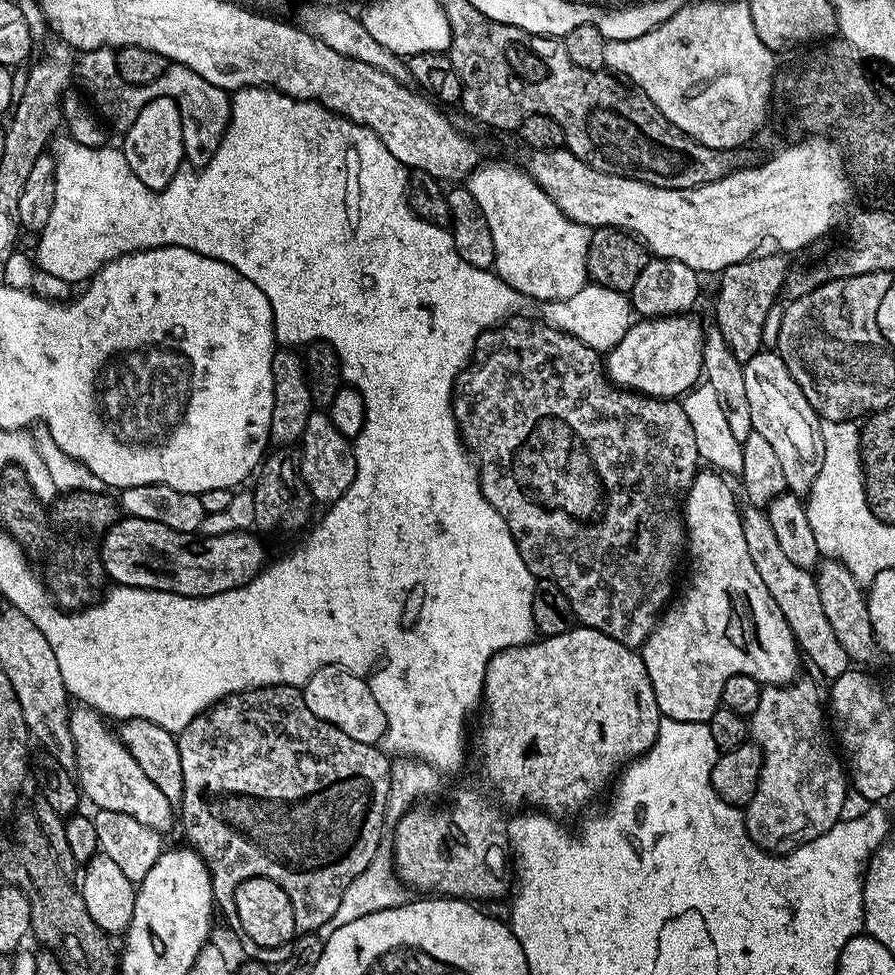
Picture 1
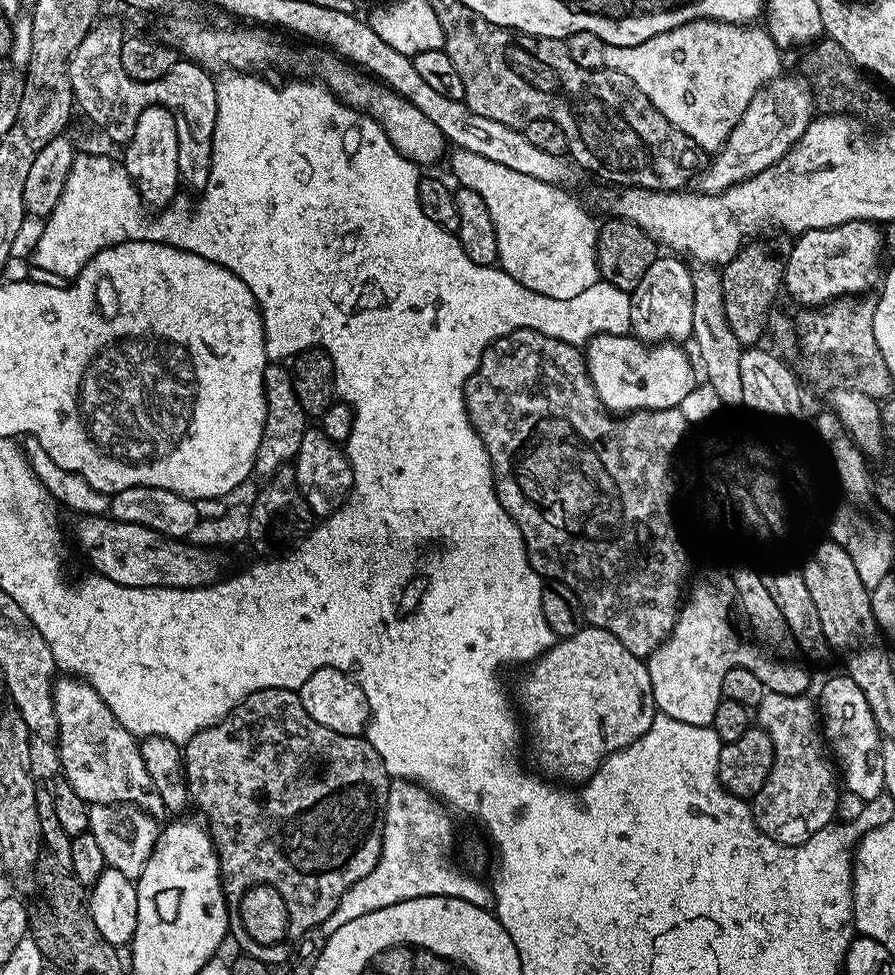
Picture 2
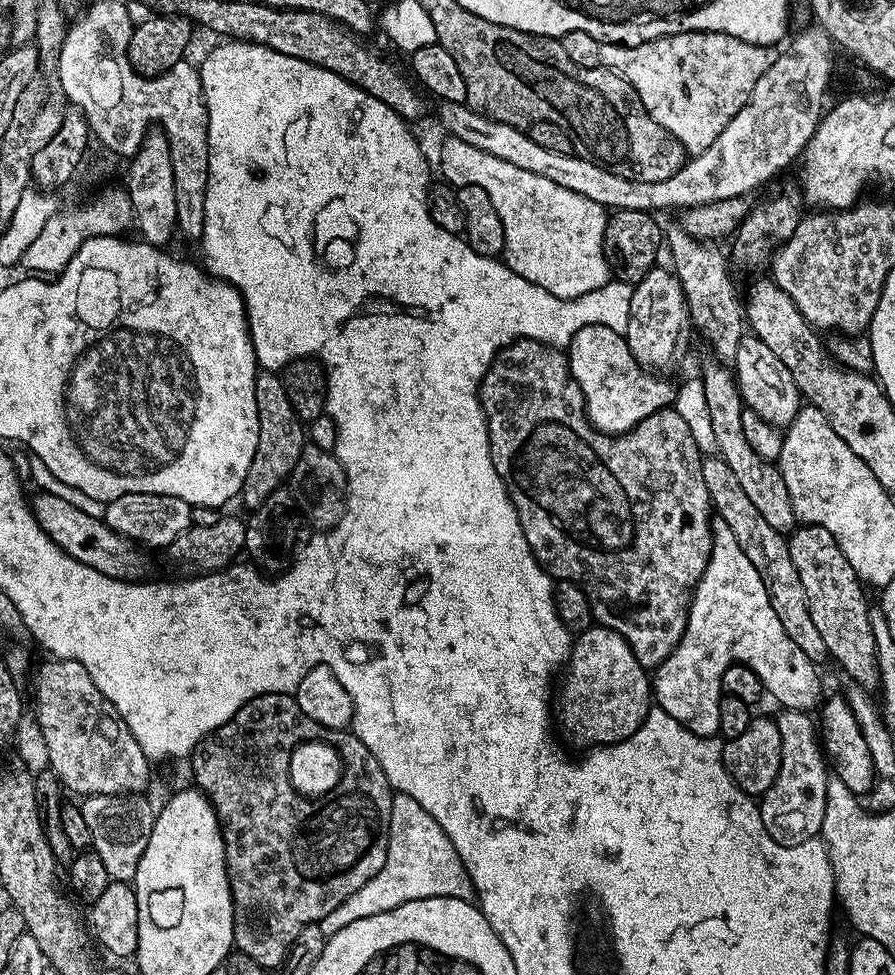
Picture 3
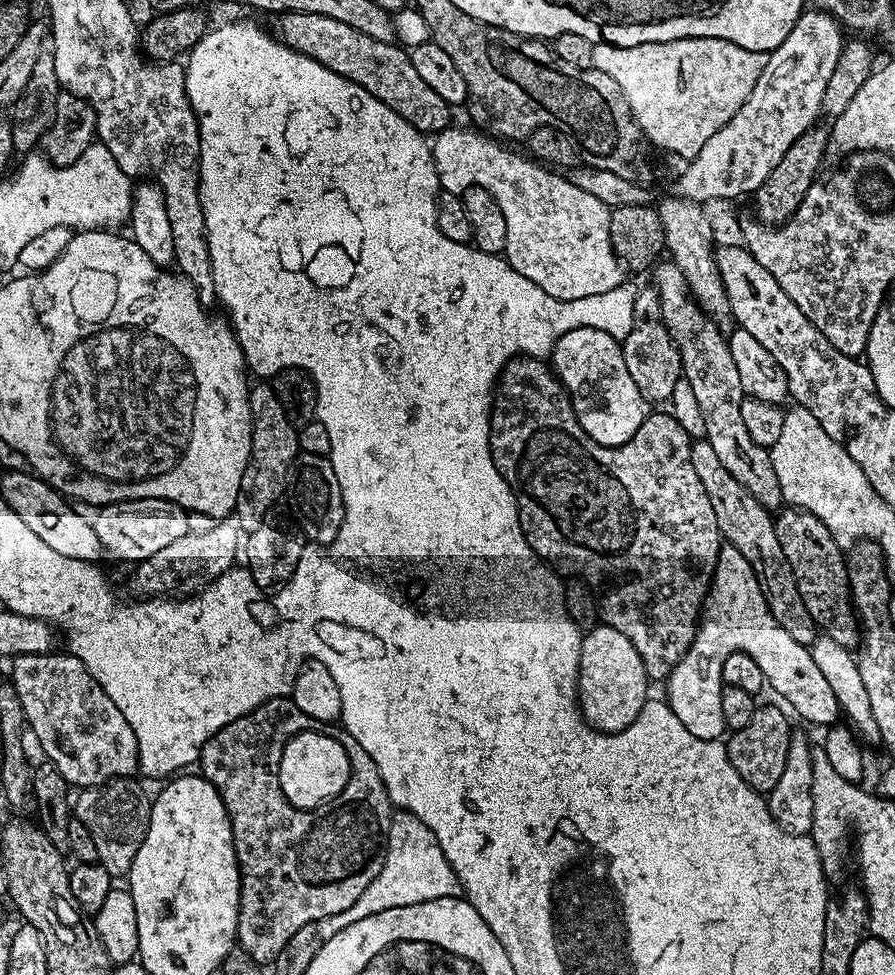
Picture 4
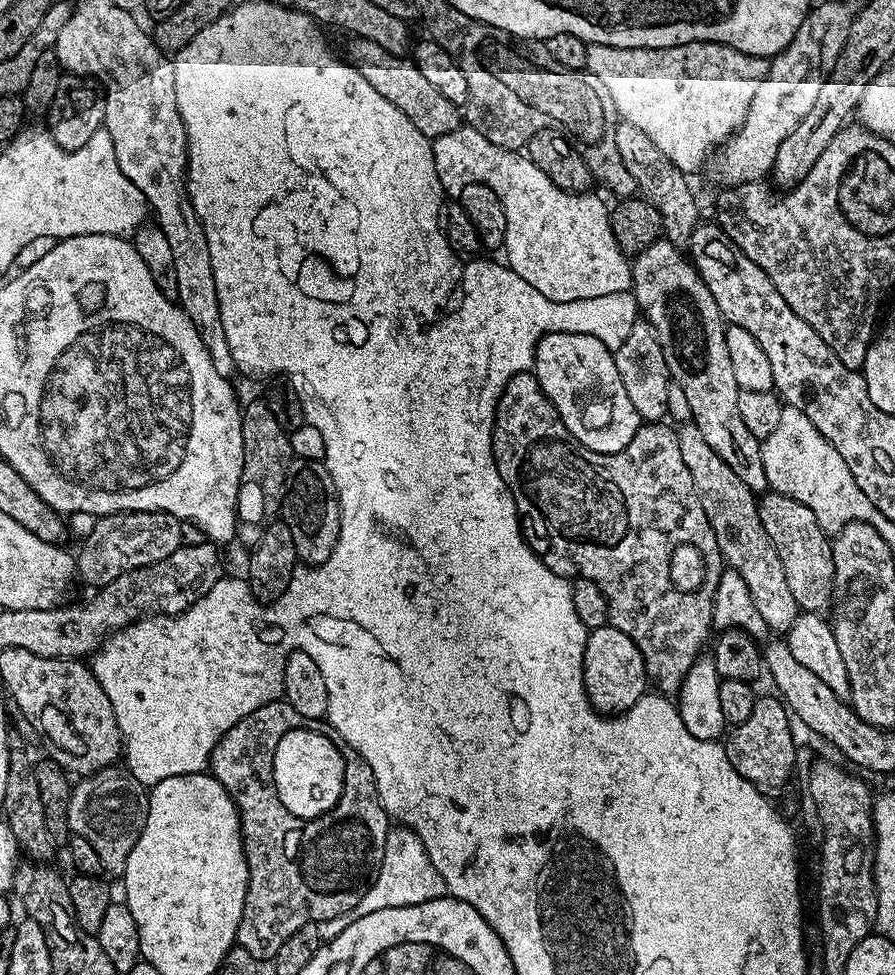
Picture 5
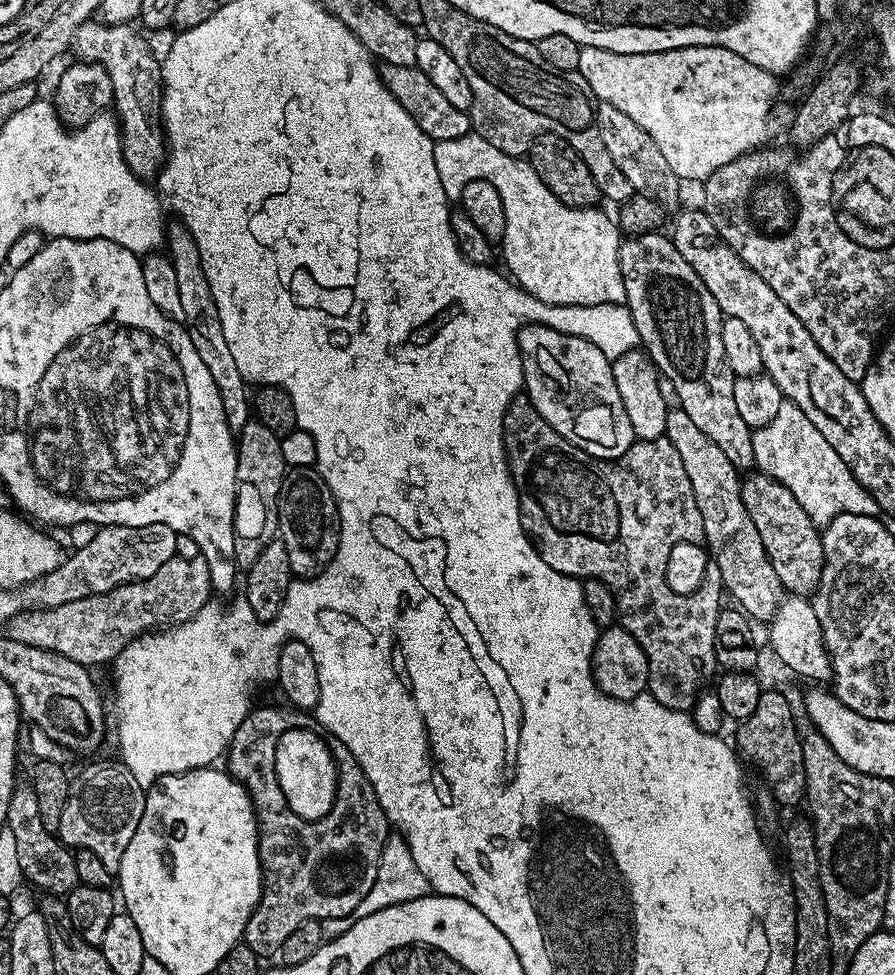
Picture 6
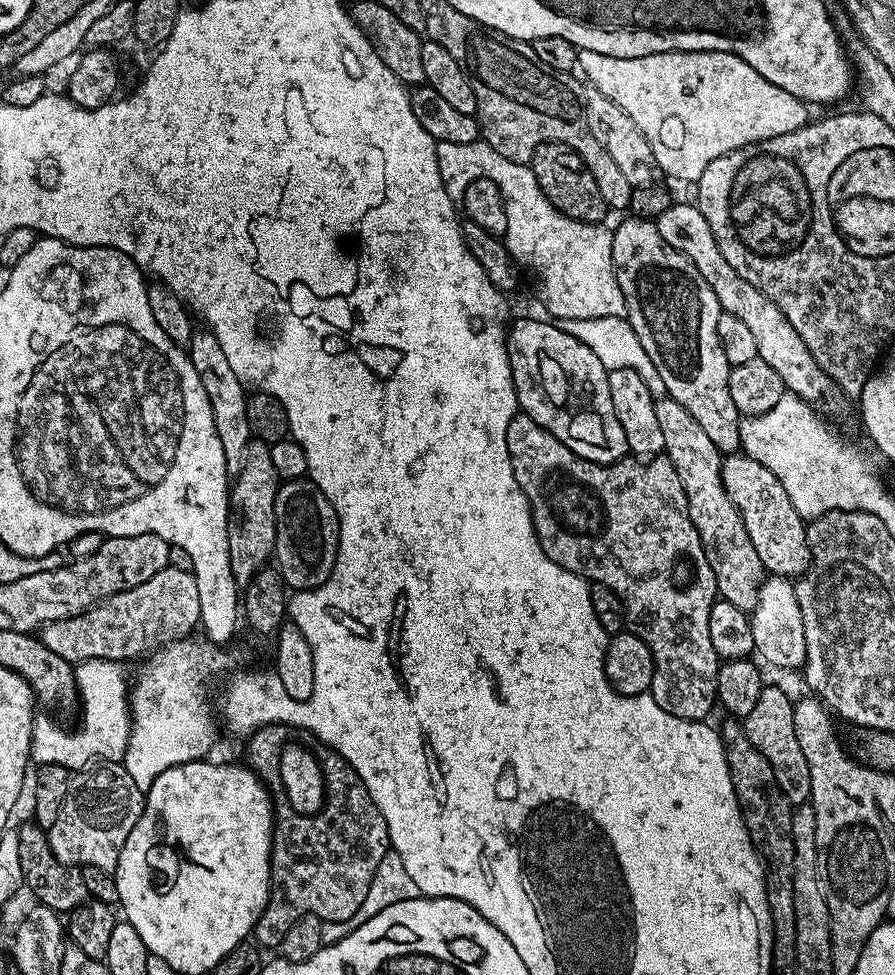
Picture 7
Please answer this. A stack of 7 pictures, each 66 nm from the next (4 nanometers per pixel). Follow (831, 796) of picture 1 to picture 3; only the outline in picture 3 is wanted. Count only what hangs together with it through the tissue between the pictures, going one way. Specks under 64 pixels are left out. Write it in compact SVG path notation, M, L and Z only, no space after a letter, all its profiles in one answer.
M784 710L775 717L778 734L782 734L782 764L774 786L759 797L762 826L780 844L801 844L820 836L822 818L826 814L826 786L830 768L826 763L822 741L813 717L806 712Z

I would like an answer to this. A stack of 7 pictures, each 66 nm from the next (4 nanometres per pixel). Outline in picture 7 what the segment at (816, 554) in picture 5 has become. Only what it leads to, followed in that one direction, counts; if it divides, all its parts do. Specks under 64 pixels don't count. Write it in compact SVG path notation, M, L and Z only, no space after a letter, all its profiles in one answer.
M743 452L731 453L724 459L723 485L735 508L742 514L743 525L769 575L799 578L812 562L809 550L807 521L802 519L787 497L782 482L760 462Z

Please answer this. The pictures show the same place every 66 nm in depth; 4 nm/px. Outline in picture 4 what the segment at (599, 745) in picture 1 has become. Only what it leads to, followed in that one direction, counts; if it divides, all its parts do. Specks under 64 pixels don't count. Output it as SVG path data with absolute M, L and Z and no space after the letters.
M603 622L583 633L580 645L580 679L578 699L585 720L600 732L621 732L642 714L642 706L648 703L650 681L634 650L634 642Z

